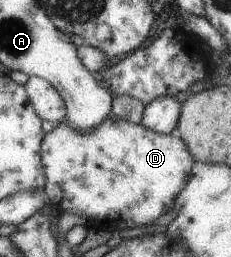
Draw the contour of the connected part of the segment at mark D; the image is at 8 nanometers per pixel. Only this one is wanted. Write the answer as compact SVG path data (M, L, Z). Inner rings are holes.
M108 113L106 119L90 131L74 131L68 123L60 121L59 125L43 134L40 153L45 173L45 198L52 209L83 215L86 228L113 233L126 227L148 225L166 213L188 181L194 163L188 147L174 133L154 133L139 123L118 119L112 113Z

